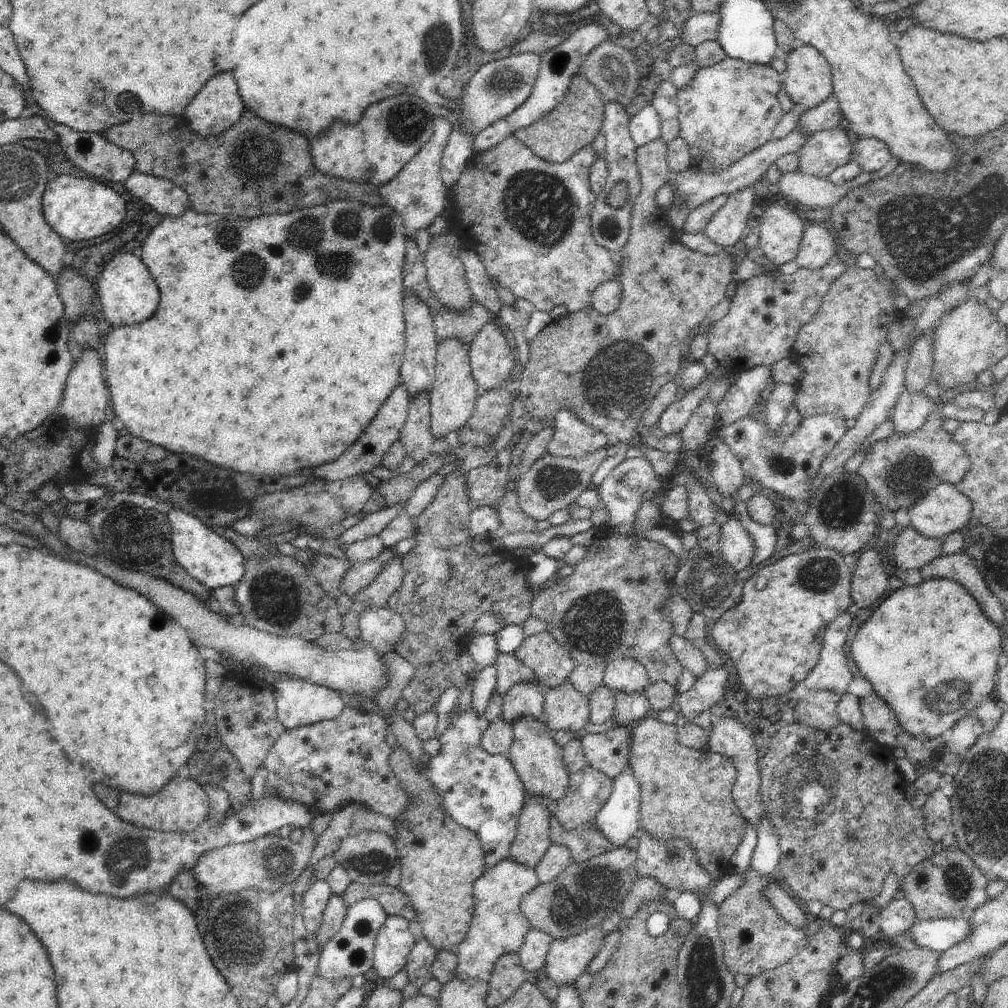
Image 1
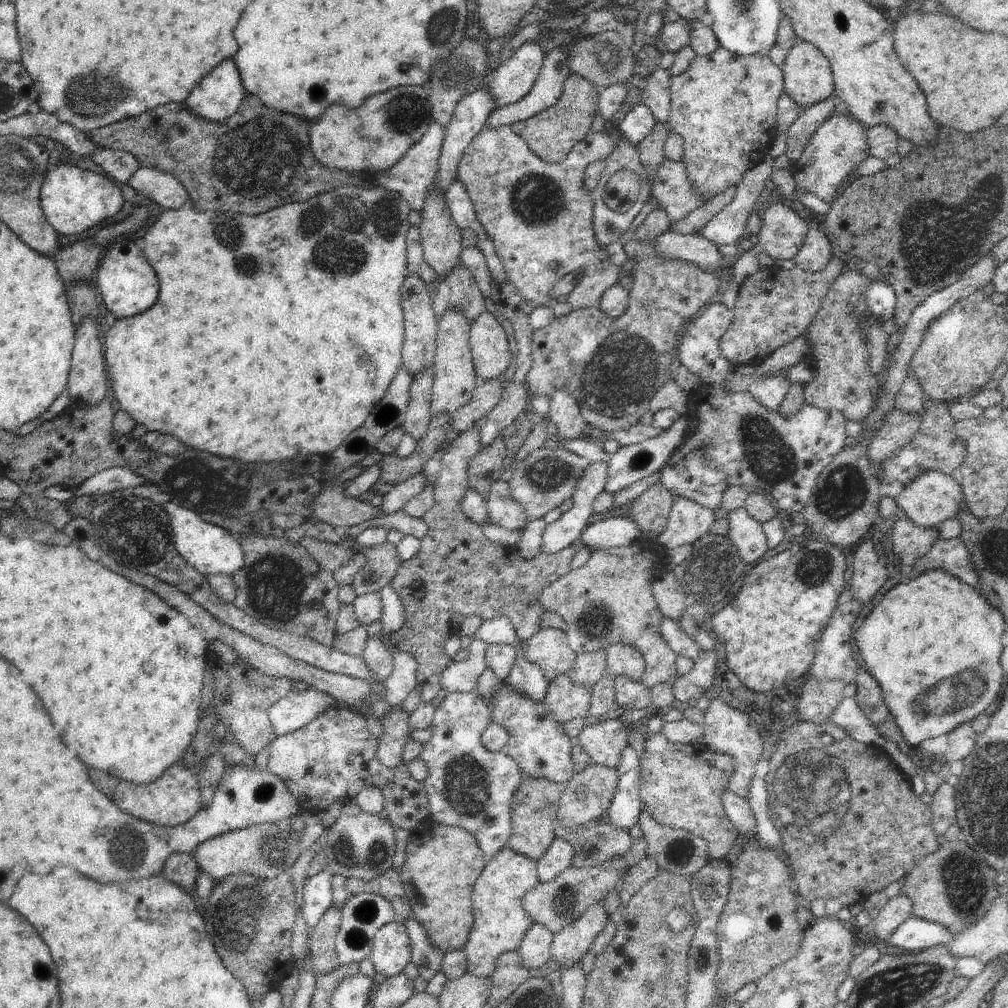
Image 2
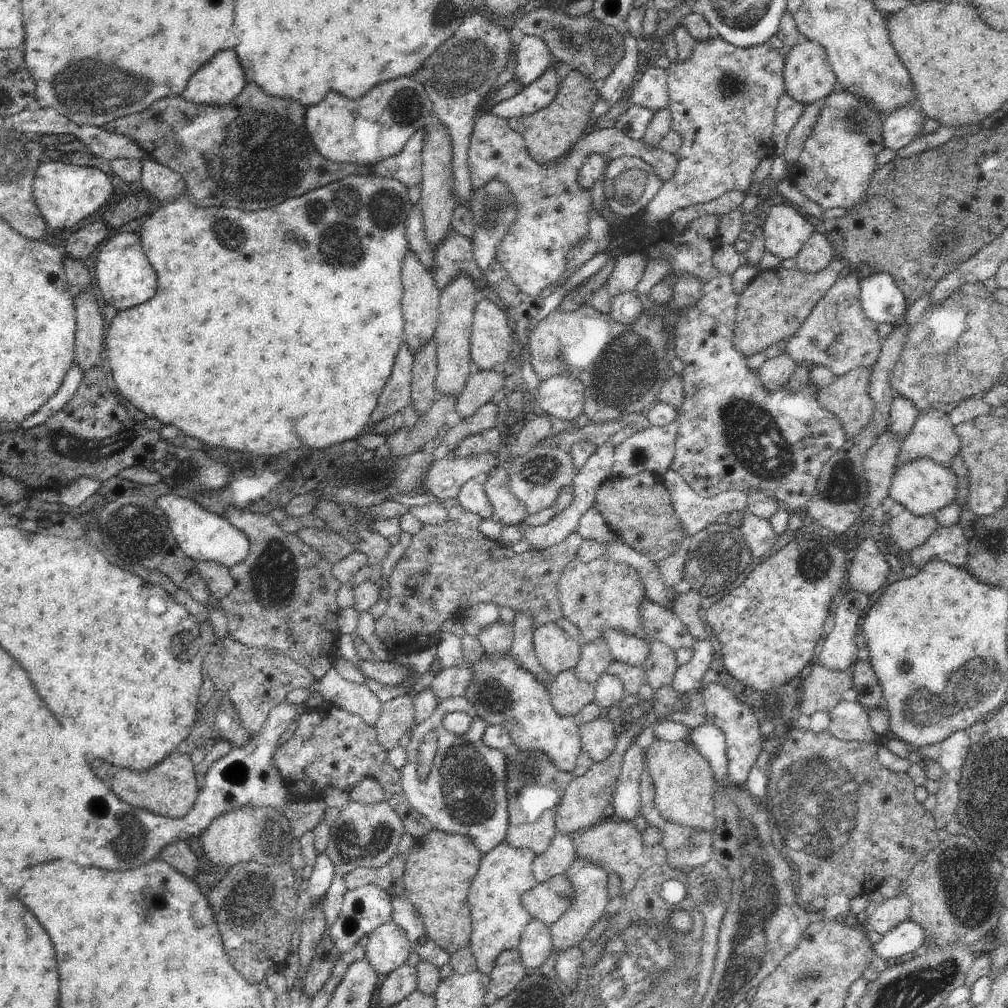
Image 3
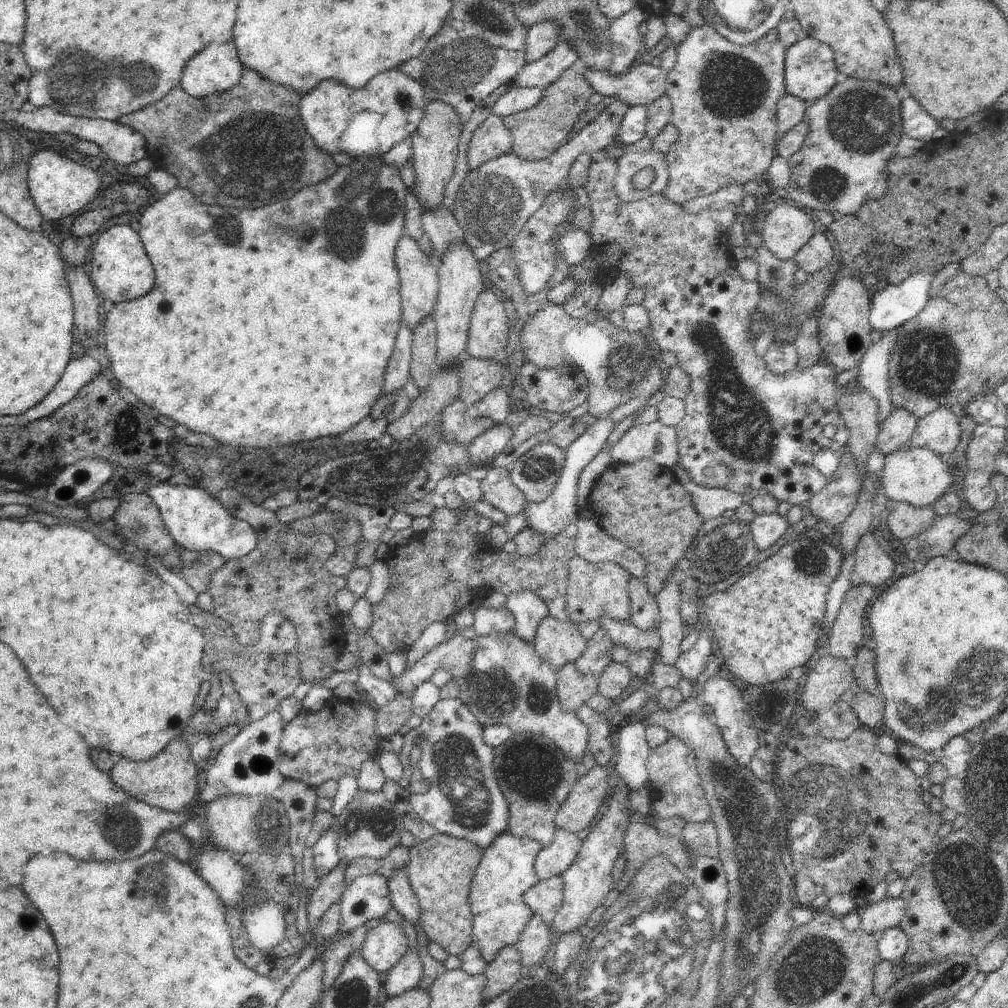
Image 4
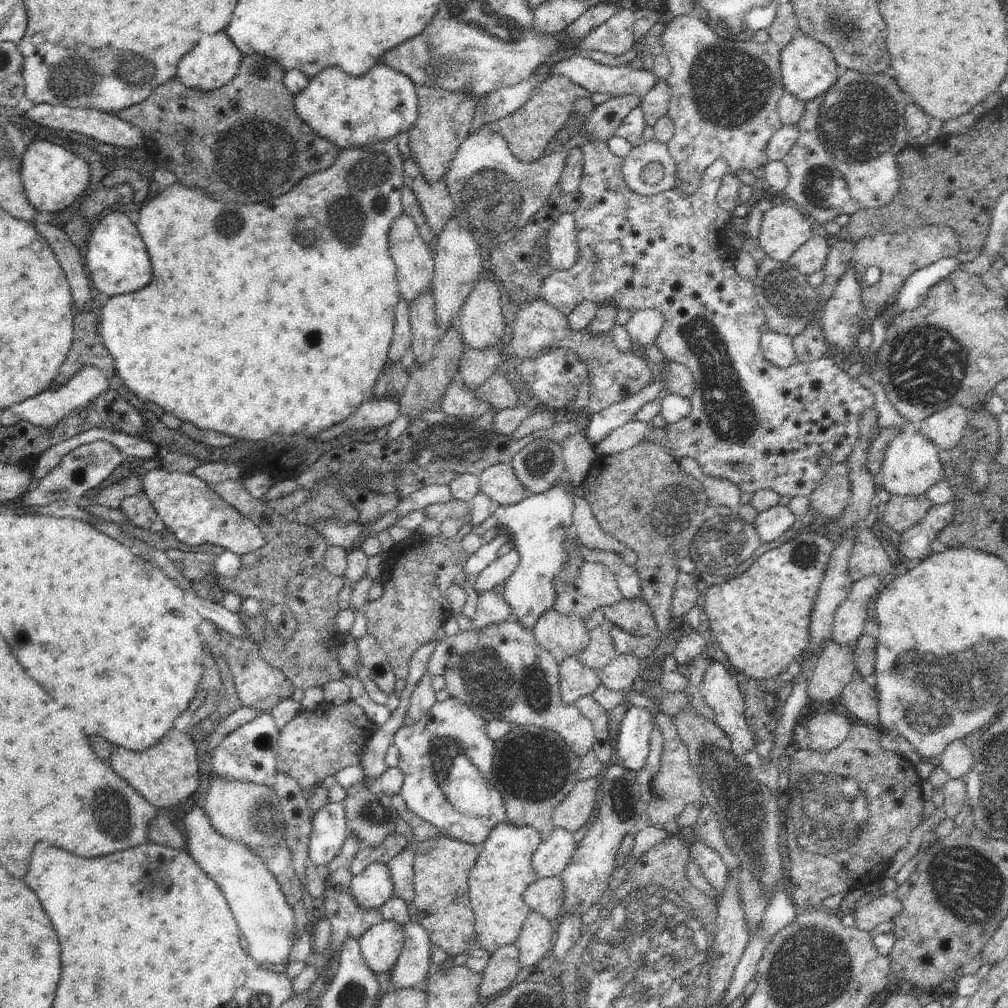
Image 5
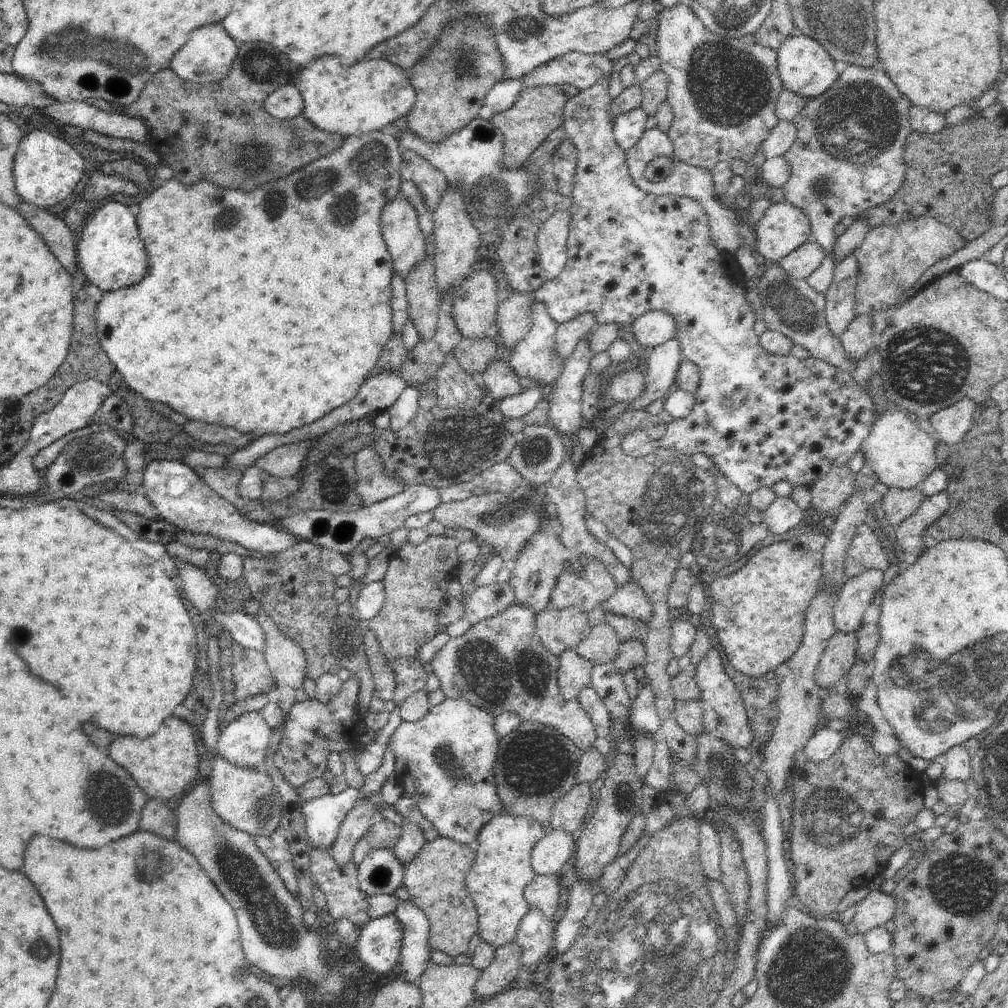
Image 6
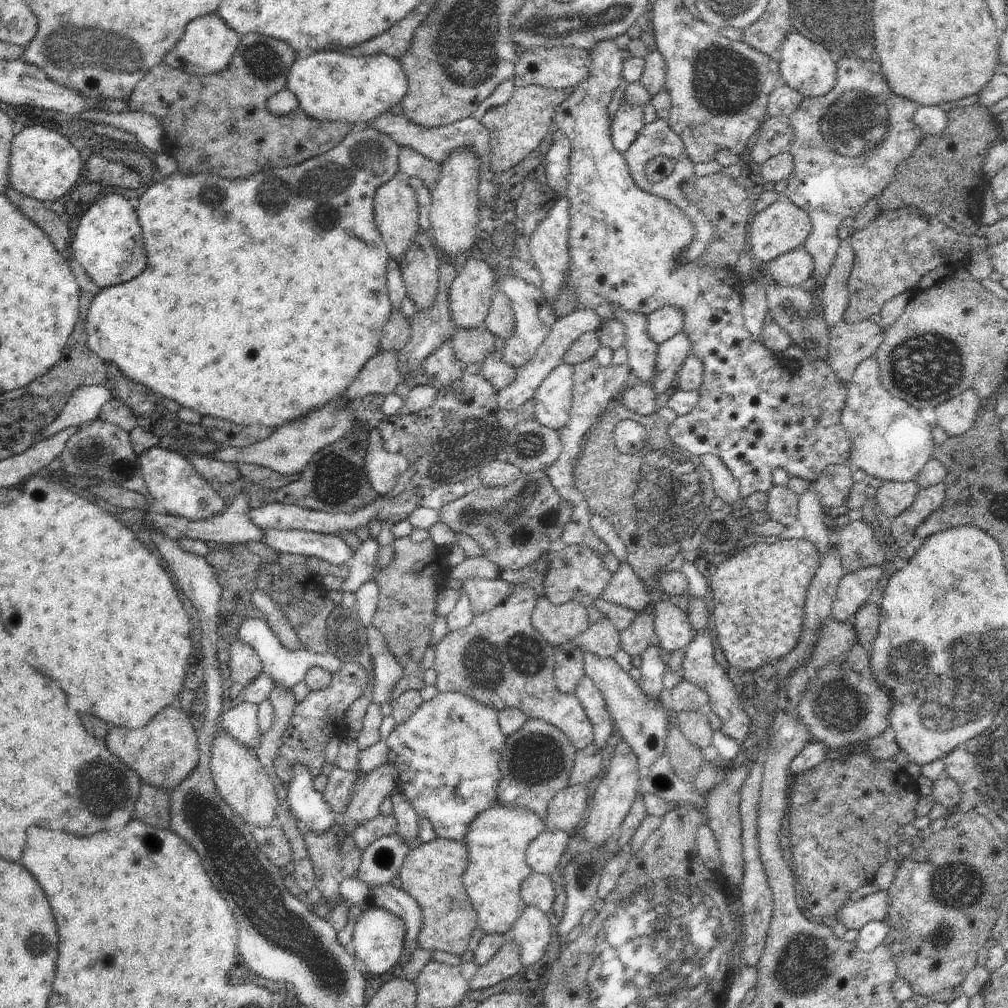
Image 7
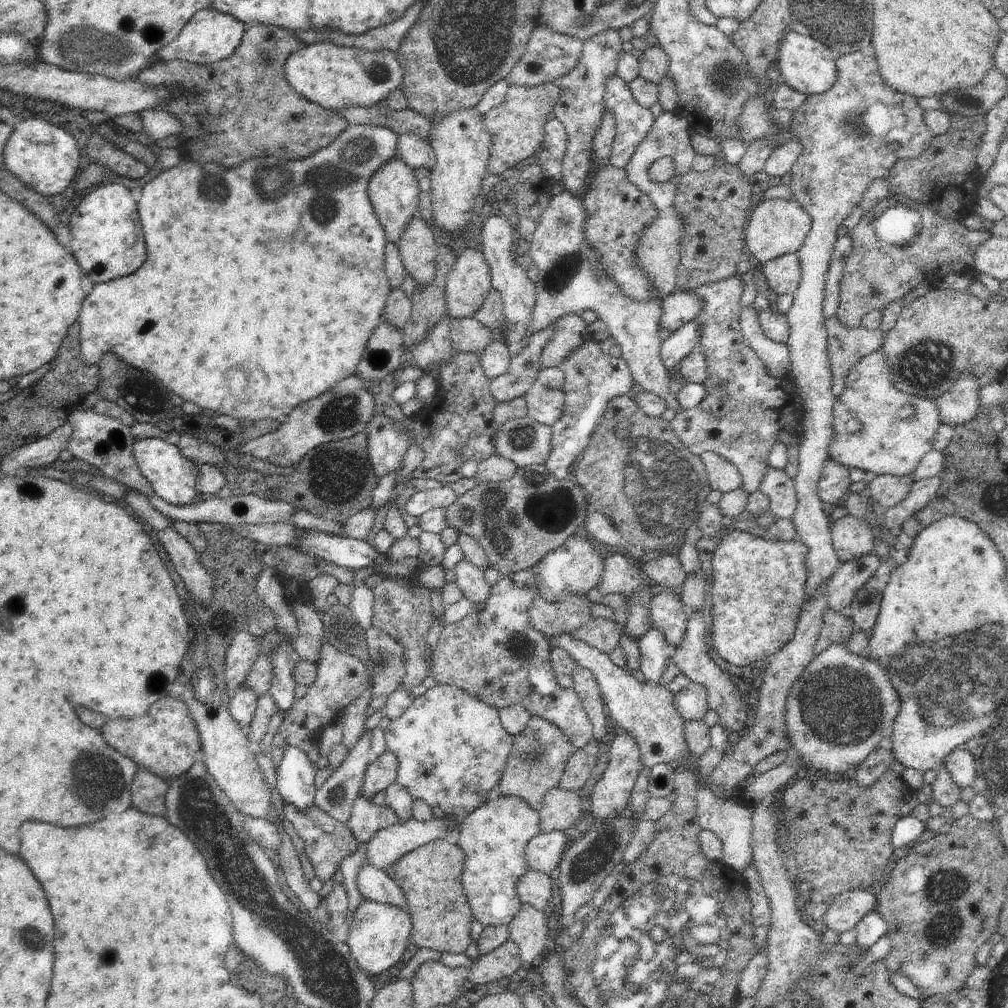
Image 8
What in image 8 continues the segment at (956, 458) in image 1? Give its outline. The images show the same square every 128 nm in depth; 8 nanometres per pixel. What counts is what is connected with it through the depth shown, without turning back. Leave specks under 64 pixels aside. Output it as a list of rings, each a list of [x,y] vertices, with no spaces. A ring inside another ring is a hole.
[[[970,372],[963,373],[936,402],[941,422],[956,427],[971,422],[981,411],[978,393],[980,380]]]

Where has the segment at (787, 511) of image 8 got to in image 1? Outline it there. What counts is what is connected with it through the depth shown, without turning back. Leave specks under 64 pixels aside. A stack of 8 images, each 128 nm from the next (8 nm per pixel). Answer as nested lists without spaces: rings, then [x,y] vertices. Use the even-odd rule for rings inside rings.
[[[733,510],[730,513],[733,516],[730,516],[730,520],[723,525],[723,534],[715,548],[723,554],[734,571],[740,572],[752,563],[756,546],[743,523],[736,516],[738,512]]]

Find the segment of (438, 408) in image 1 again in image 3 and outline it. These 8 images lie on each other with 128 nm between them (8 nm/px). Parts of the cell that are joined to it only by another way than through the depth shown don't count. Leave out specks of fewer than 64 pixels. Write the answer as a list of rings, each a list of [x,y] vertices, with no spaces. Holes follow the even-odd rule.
[[[458,274],[439,296],[440,314],[434,337],[437,340],[436,396],[457,396],[464,392],[468,377],[475,370],[471,358],[471,326],[476,308],[476,284],[468,274]]]

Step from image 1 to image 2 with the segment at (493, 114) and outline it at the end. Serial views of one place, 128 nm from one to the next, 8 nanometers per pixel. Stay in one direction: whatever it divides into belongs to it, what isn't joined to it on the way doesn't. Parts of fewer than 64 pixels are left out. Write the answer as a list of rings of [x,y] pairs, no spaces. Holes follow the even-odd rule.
[[[527,42],[516,50],[512,58],[494,69],[494,80],[488,84],[496,102],[494,108],[516,104],[532,90],[544,56],[539,44]]]

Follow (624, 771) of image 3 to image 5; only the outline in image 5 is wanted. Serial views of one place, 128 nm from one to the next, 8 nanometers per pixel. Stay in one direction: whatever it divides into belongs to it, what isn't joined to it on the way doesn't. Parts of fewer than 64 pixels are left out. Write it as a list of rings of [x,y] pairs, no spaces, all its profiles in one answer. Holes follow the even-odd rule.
[[[633,706],[627,710],[617,736],[614,762],[636,774],[646,771],[652,720],[654,716],[646,708]]]

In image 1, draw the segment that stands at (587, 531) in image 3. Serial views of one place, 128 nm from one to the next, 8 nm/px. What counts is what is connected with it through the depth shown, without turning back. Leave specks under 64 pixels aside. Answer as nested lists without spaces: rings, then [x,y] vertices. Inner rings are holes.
[[[646,457],[640,458],[630,458],[625,459],[623,462],[620,462],[608,476],[606,476],[605,480],[600,484],[597,488],[598,494],[600,499],[602,500],[603,504],[607,508],[607,522],[601,526],[606,526],[608,528],[608,532],[612,535],[620,534],[629,536],[632,535],[633,528],[635,526],[636,514],[637,511],[641,508],[641,499],[645,492],[650,490],[652,487],[656,485],[655,473],[652,464],[647,460]]]

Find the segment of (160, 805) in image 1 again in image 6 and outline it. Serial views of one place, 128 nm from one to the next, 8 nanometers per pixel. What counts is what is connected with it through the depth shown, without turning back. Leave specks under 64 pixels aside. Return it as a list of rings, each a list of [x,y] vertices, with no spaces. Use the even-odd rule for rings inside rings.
[[[176,716],[166,718],[160,730],[148,738],[134,736],[118,736],[110,744],[110,758],[124,766],[124,770],[132,776],[134,782],[150,799],[168,802],[177,794],[182,794],[192,788],[194,780],[199,778],[198,764],[200,762],[196,736],[194,736],[193,721],[181,720]]]

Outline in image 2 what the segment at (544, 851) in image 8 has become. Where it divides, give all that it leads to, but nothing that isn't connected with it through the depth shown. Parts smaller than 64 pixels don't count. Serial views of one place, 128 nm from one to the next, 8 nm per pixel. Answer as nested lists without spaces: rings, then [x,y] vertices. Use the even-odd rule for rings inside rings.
[[[557,837],[546,850],[541,860],[537,861],[539,883],[549,882],[572,866],[573,847],[563,838]]]

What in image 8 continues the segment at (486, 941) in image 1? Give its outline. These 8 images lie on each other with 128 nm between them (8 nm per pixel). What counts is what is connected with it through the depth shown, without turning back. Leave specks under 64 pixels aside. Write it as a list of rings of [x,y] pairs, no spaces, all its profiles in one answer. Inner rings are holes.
[[[494,794],[483,806],[468,815],[458,830],[460,838],[457,844],[465,855],[461,884],[473,918],[484,926],[510,925],[514,916],[521,910],[522,903],[516,888],[520,878],[530,870],[524,850],[526,844],[539,834],[539,812],[533,810],[522,798]]]

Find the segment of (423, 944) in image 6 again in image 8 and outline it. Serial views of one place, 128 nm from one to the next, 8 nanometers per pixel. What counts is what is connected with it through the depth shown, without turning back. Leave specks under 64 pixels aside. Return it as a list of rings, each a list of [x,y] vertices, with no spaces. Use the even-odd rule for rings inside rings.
[[[364,860],[362,868],[358,872],[356,883],[358,891],[364,899],[396,907],[407,907],[406,898],[392,876],[388,875],[385,870],[369,864],[367,860]]]

